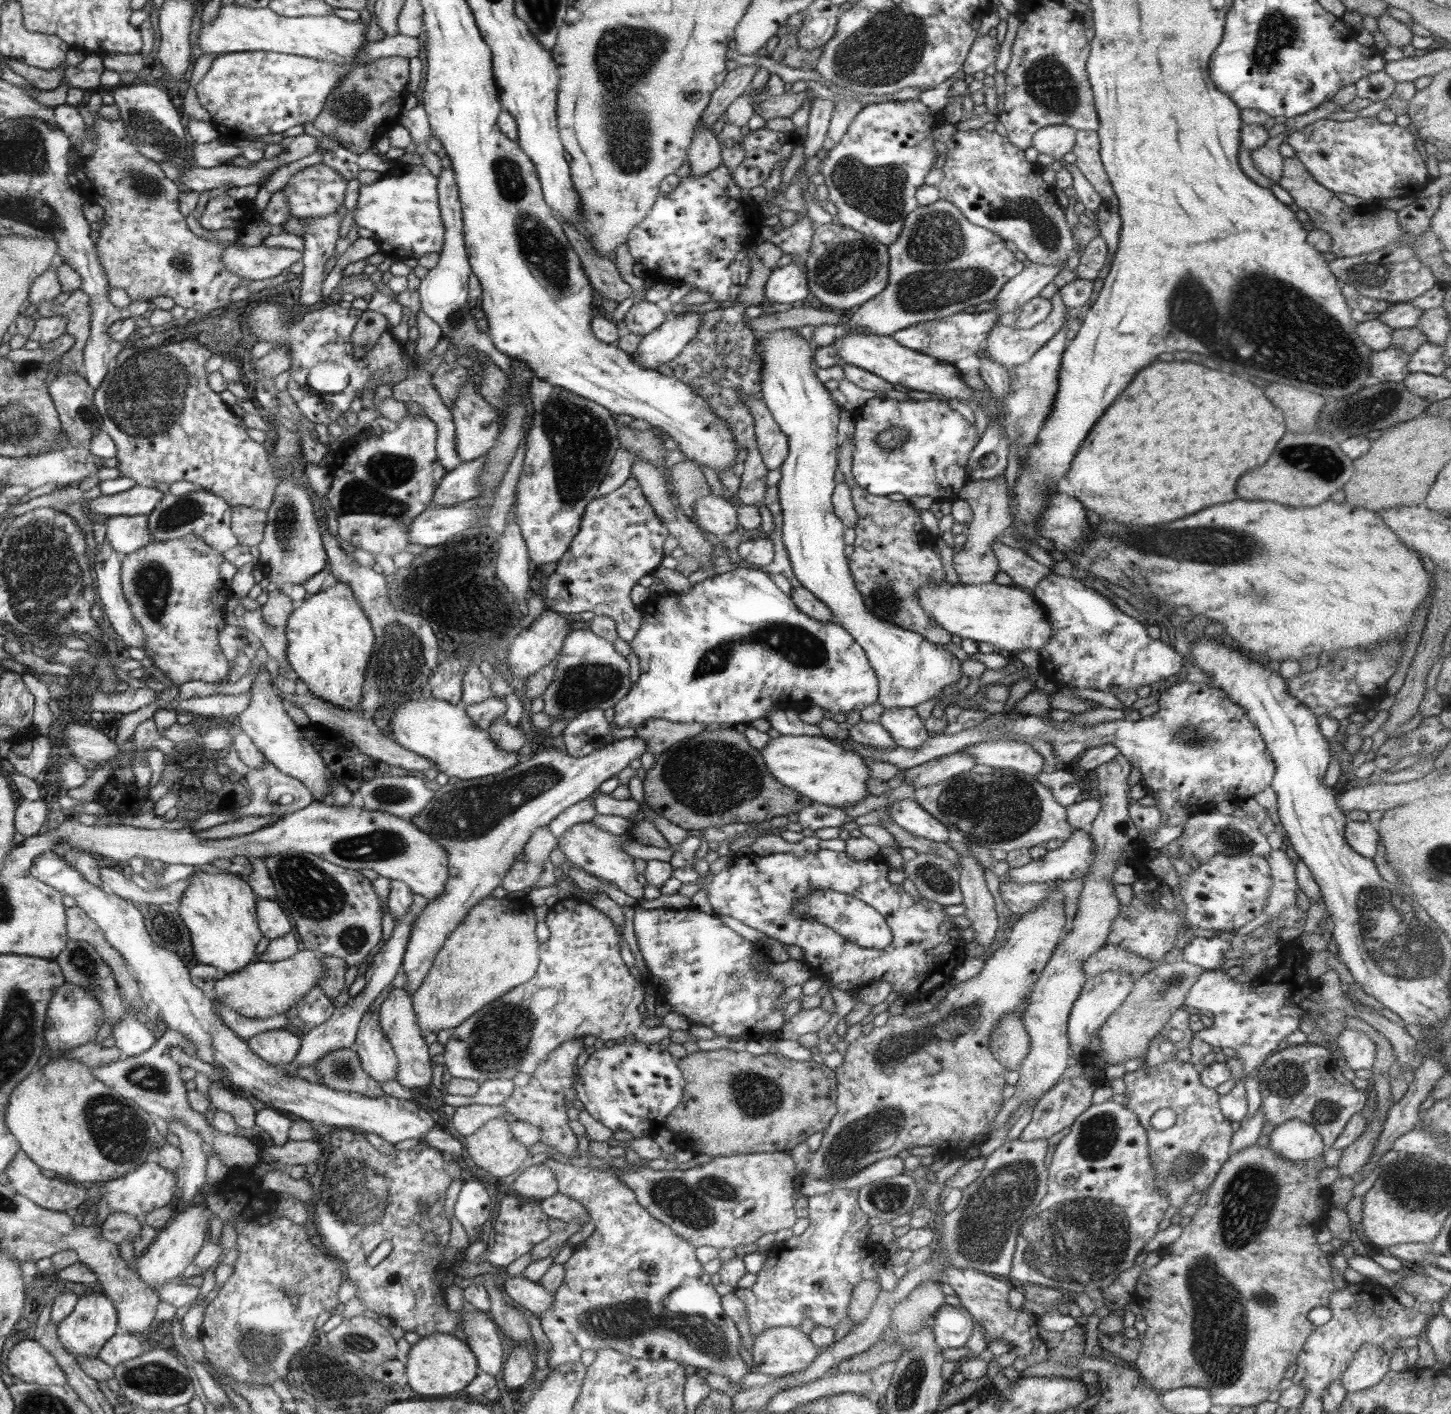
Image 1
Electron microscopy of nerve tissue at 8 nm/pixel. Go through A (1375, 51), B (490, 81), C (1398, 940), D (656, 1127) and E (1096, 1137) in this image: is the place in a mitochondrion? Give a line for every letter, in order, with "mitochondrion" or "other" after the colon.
A: other
B: other
C: mitochondrion
D: other
E: mitochondrion

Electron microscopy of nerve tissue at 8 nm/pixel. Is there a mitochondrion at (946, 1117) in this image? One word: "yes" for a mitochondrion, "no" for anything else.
no

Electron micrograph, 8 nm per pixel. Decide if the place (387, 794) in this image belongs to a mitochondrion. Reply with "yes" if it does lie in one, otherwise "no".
yes

